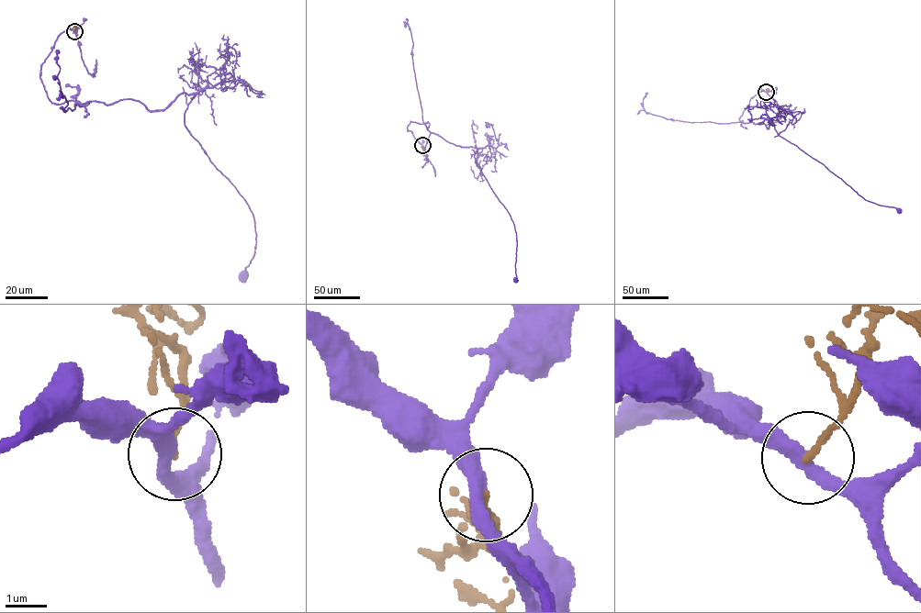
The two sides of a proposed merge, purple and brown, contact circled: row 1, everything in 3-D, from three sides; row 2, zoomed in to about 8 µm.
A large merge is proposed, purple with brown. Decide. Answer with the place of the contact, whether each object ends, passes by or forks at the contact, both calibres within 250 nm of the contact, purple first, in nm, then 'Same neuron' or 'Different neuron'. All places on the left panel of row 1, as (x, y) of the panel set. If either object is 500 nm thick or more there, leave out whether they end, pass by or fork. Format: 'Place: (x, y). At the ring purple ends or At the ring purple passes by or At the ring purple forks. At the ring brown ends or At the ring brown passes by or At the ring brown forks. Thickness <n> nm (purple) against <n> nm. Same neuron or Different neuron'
Place: (74, 31). At the ring purple passes by. At the ring brown ends. Thickness 360 nm (purple) against 160 nm. Different neuron

